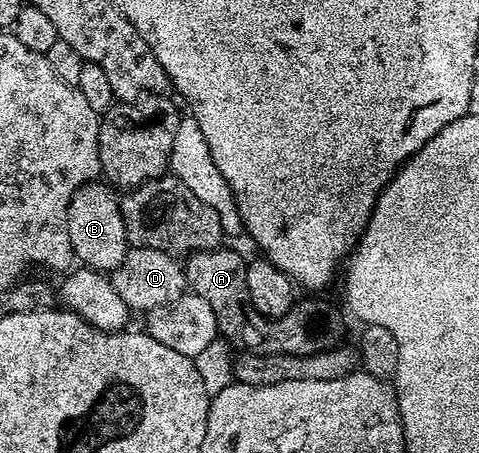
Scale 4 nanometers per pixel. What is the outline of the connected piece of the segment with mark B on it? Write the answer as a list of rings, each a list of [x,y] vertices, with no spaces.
[[[105,182],[85,183],[79,191],[75,191],[68,209],[68,237],[74,259],[92,271],[113,272],[115,267],[122,264],[128,250],[124,221],[118,208],[119,196],[113,193]]]

